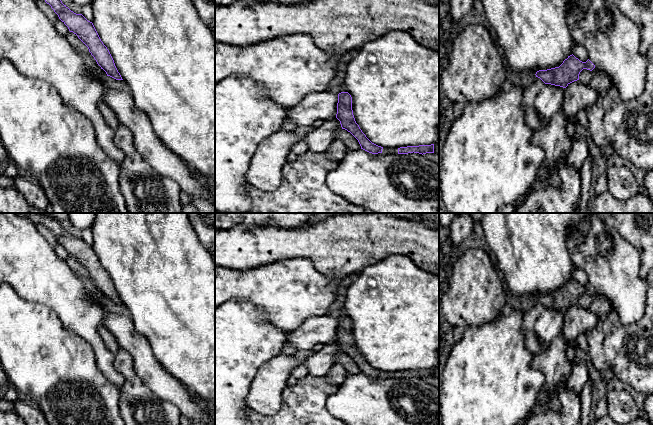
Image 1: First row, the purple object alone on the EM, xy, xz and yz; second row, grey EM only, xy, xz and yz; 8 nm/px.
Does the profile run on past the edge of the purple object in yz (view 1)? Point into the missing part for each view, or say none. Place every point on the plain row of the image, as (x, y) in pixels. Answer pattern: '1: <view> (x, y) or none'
1: none

